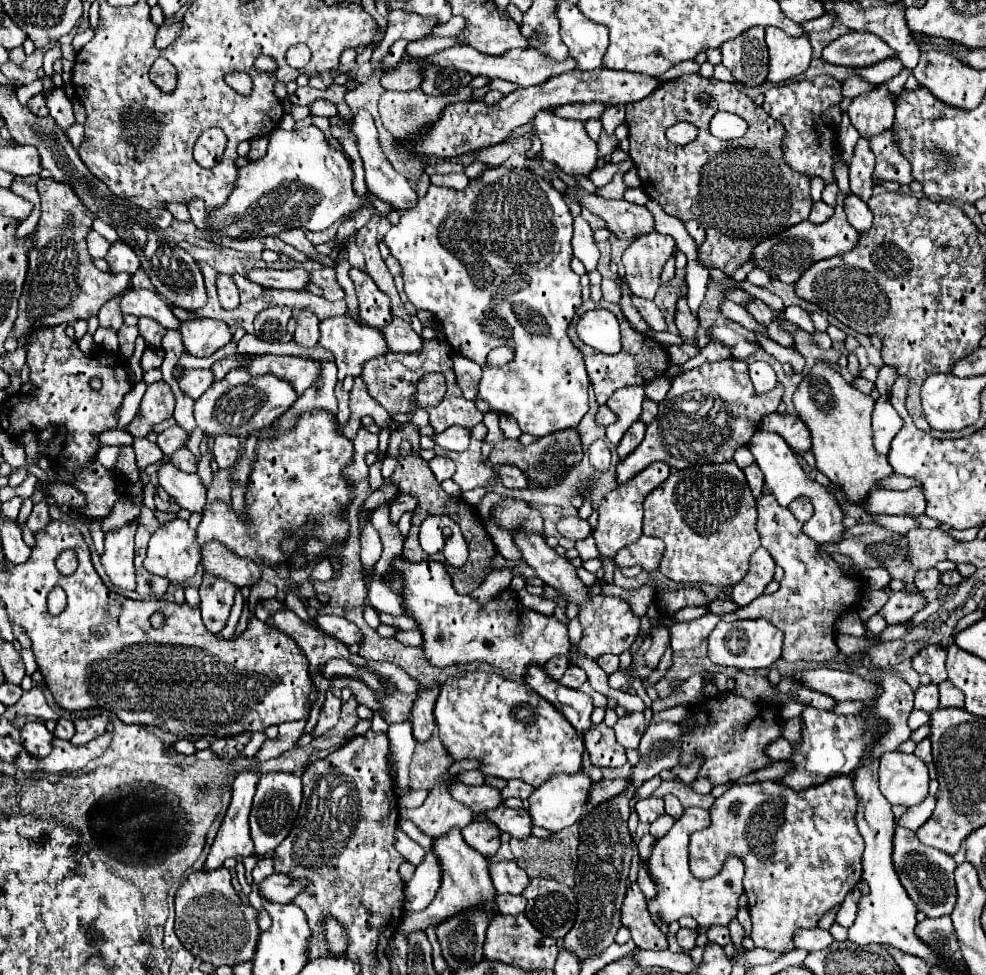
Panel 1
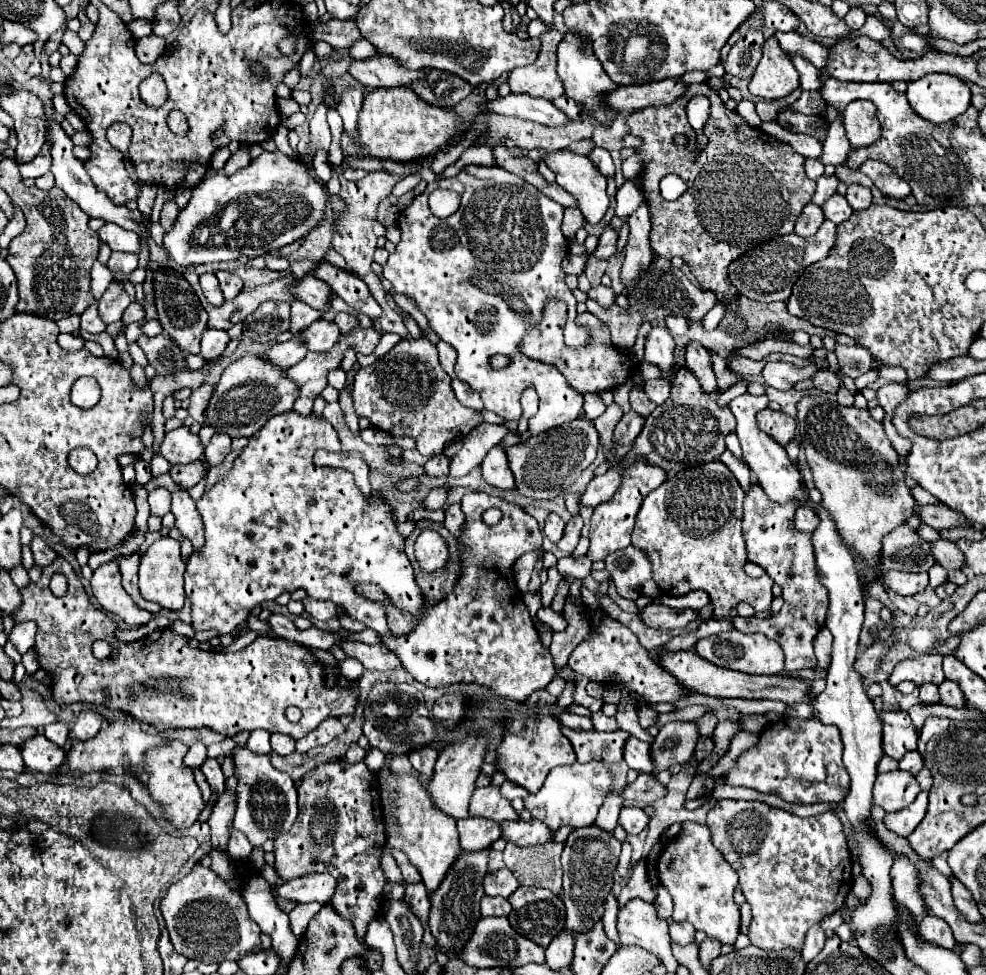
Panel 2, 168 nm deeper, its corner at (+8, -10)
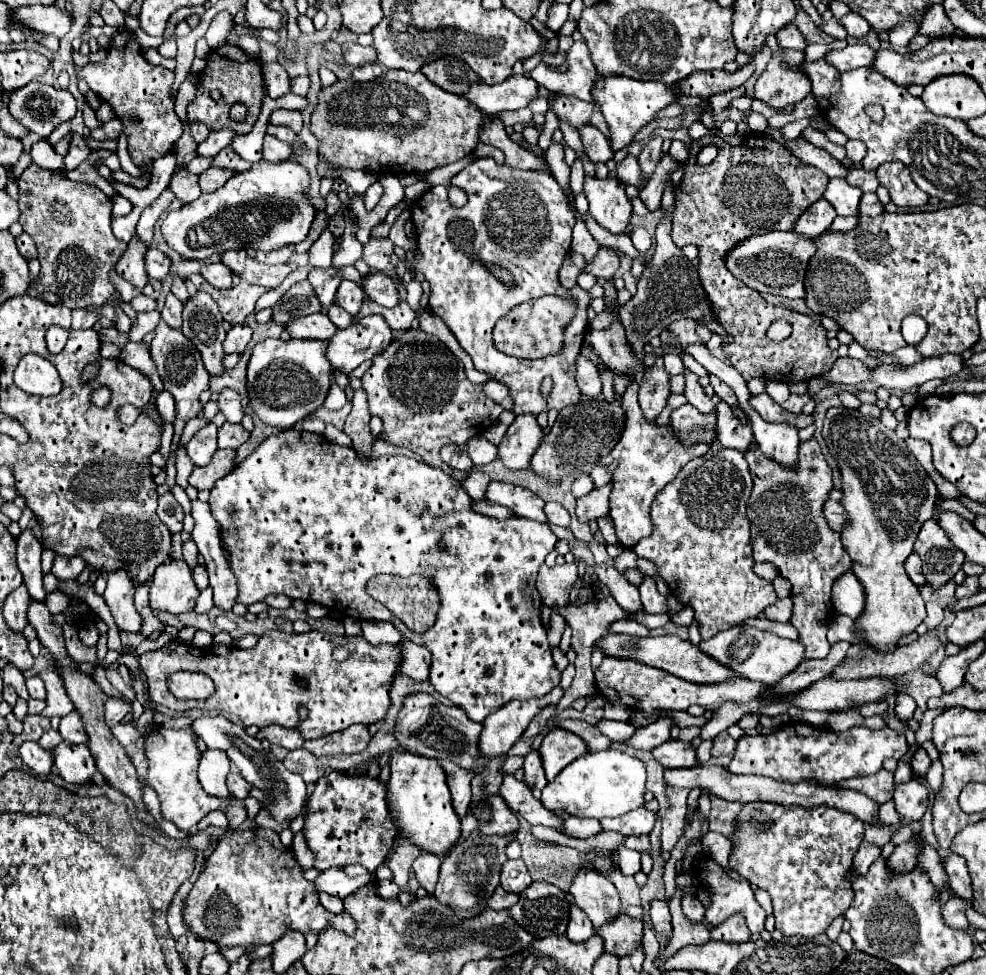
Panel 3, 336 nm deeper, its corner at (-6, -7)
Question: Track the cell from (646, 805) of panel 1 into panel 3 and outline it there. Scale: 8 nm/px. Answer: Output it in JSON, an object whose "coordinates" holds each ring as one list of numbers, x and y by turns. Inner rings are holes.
{"coordinates":[[639,807,633,813,625,813,623,817,603,819,601,825,605,831,617,831,623,835,643,835,643,833,651,833,655,821,657,821,655,813,647,811,645,807]]}

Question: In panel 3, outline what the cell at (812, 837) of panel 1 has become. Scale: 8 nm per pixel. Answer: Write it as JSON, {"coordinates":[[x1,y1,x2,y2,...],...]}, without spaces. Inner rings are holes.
{"coordinates":[[747,803,737,817,737,833,731,839,733,851,729,857,729,865,749,883,765,889,773,899,775,909,775,929,779,929,787,937,815,937,827,931,831,921,839,915,845,915,853,901,851,883,845,881,845,875,851,871,853,855,863,841,865,823,859,821,853,813,817,805,815,809,807,809,801,805,779,805,779,803]]}

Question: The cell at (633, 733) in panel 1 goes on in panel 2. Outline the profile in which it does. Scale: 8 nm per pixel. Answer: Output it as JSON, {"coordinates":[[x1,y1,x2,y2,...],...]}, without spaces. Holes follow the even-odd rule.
{"coordinates":[[629,736,629,740,625,742,625,752,623,752,623,760,627,762,629,768,637,770,637,772,651,772,651,758,649,758,649,744,641,742,633,736]]}

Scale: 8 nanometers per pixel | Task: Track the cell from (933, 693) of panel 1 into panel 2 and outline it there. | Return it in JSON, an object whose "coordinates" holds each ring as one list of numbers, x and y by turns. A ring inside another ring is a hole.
{"coordinates":[[923,684,919,686,919,700,923,704,937,704,939,702,939,690,935,684]]}

